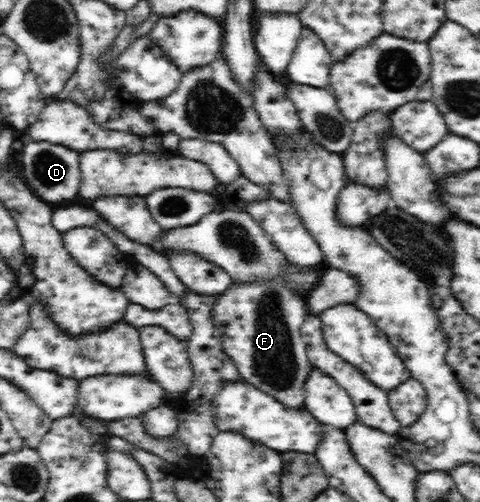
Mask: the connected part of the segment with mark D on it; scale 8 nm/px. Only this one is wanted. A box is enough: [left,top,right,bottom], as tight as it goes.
[19,141,81,205]

